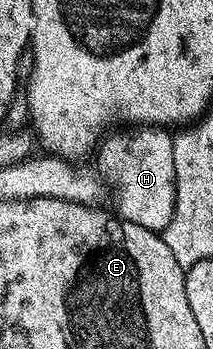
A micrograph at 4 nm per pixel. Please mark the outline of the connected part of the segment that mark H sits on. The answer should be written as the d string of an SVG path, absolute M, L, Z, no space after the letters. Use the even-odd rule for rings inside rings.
M140 124L135 128L116 128L113 134L105 133L98 142L98 154L100 150L100 166L104 170L109 170L112 173L112 178L116 181L116 206L118 209L119 217L123 218L126 222L133 222L147 230L155 230L161 232L166 228L171 217L174 216L175 208L175 172L174 172L174 148L172 147L173 135L167 129L161 128L155 124Z

